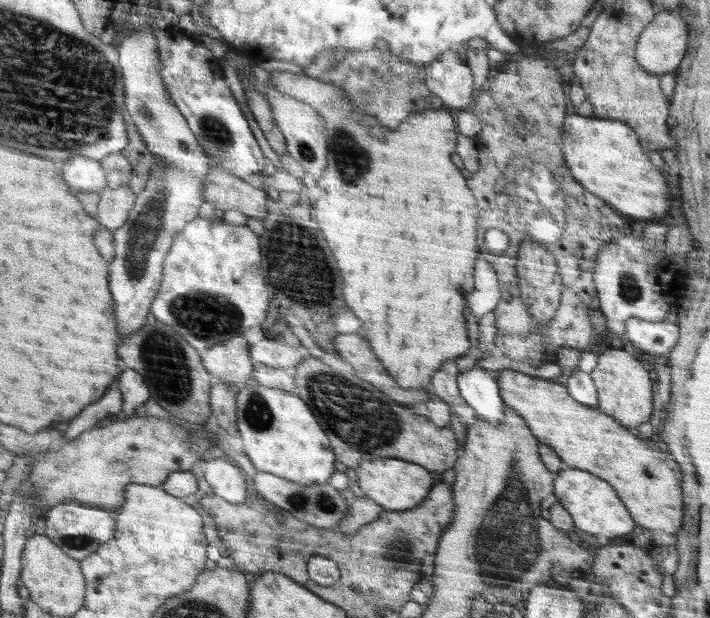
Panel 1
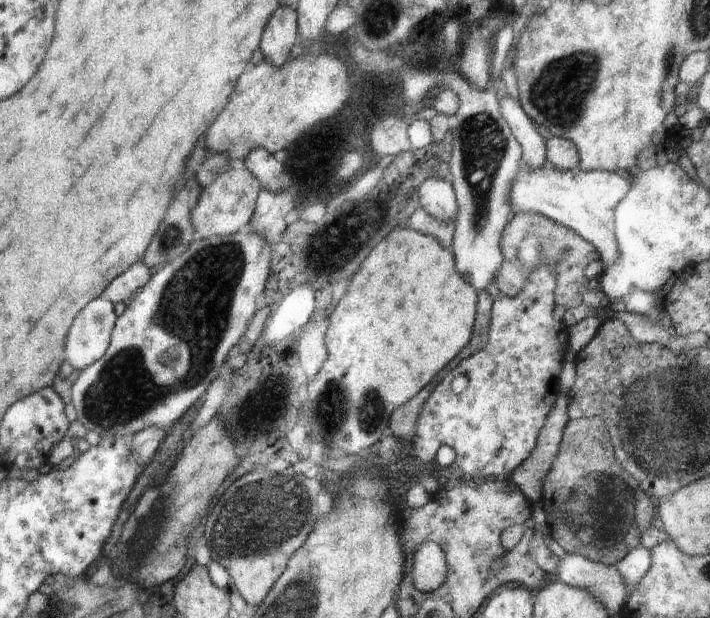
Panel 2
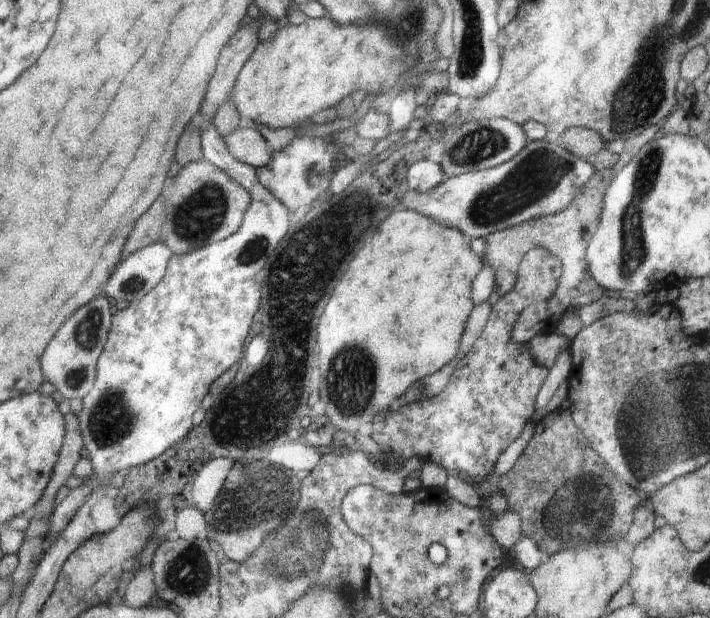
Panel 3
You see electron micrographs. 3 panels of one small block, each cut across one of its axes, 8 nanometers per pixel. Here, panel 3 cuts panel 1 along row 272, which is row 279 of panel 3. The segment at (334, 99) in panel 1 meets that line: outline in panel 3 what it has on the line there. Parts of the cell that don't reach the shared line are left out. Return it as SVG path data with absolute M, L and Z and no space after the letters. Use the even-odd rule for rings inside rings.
M412 210L392 212L380 224L378 232L372 238L372 242L368 242L368 246L364 246L364 250L360 250L360 254L356 254L356 262L352 262L352 266L348 266L348 274L344 274L344 282L340 282L340 290L336 290L336 298L332 298L332 302L328 302L328 314L326 314L324 322L320 322L320 354L318 354L318 358L320 358L320 398L326 402L326 416L330 418L330 422L338 430L348 432L348 434L354 436L360 428L364 428L364 426L368 426L374 421L382 420L386 412L392 409L396 402L399 402L403 394L415 382L442 369L458 354L465 322L475 305L475 302L472 302L472 294L470 294L472 280L474 280L476 274L479 274L482 266L482 259L479 258L478 254L474 254L470 250L468 242L464 240L464 236L456 228L440 226L434 220L424 218L422 214L416 214Z

